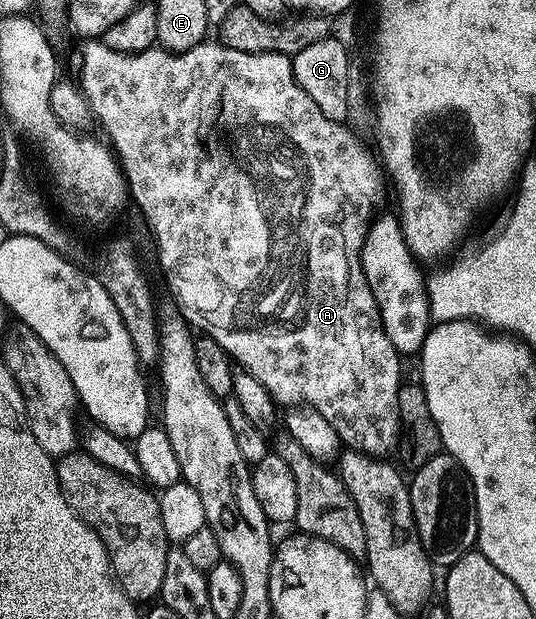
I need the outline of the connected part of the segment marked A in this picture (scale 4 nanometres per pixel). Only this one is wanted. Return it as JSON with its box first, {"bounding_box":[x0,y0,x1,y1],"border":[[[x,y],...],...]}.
{"bounding_box":[77,38,403,468],"border":[[[91,38],[79,52],[77,80],[92,117],[103,127],[123,169],[127,190],[144,200],[155,219],[171,289],[196,329],[215,339],[231,358],[239,359],[245,372],[261,382],[275,407],[314,409],[334,429],[337,438],[345,442],[345,450],[349,450],[356,465],[395,468],[403,460],[403,419],[399,405],[401,361],[393,354],[393,346],[389,346],[380,305],[371,294],[361,266],[367,233],[375,227],[381,213],[379,176],[366,150],[350,132],[352,129],[346,123],[325,118],[313,98],[297,86],[291,57],[276,52],[253,54],[233,50],[222,42],[211,43],[204,42],[184,52],[168,52],[162,46],[146,48],[143,52],[118,52]]]}

